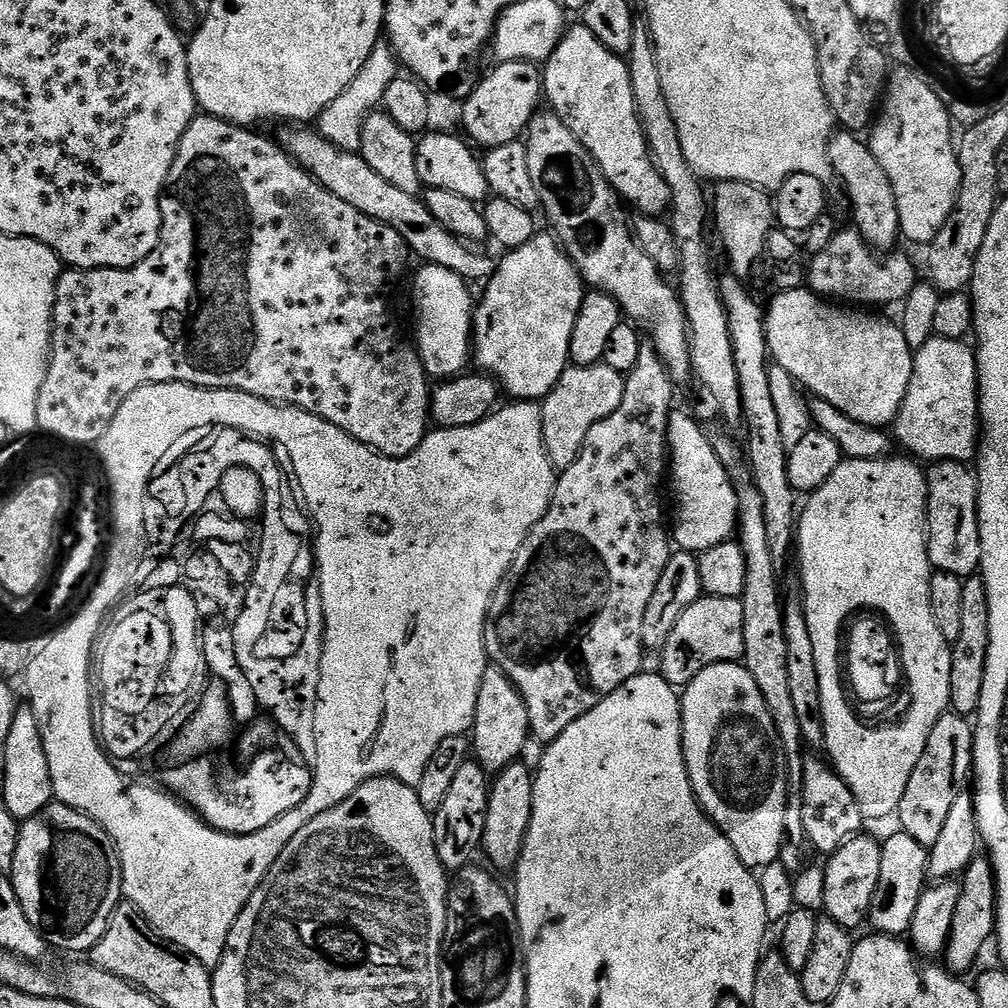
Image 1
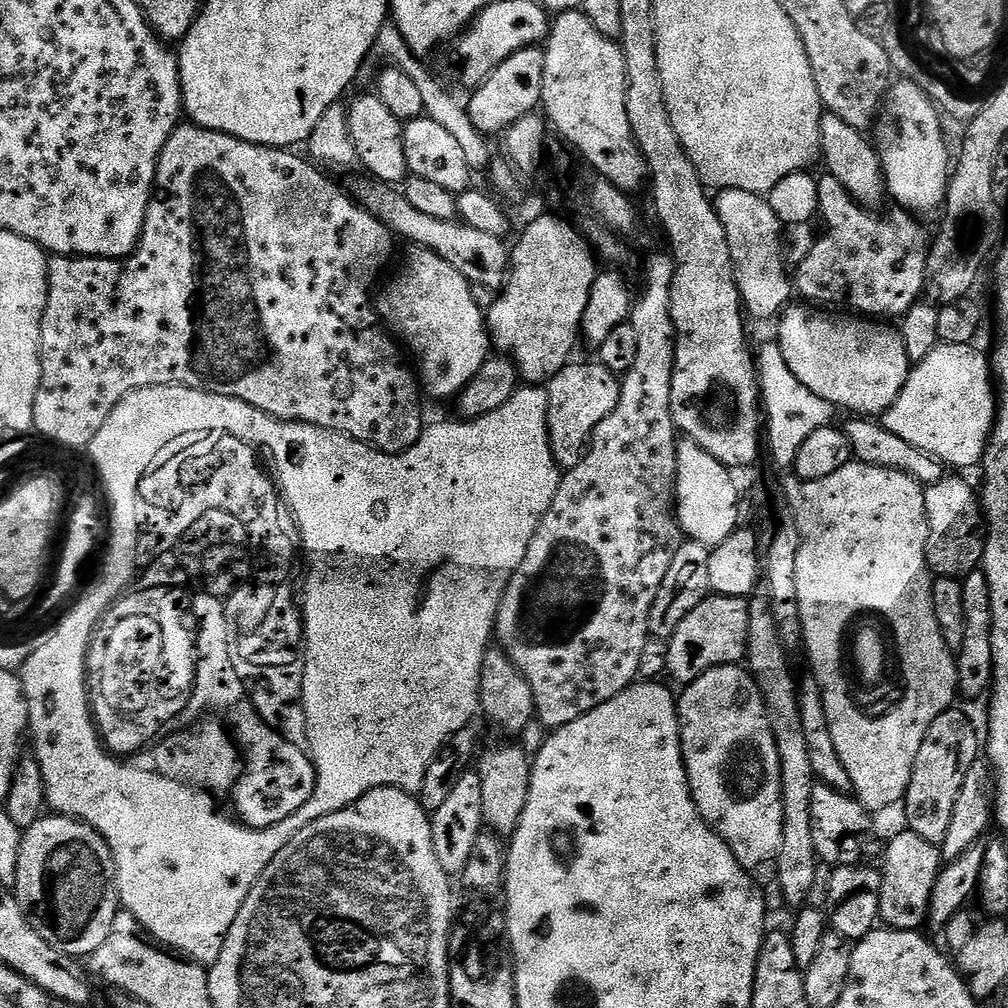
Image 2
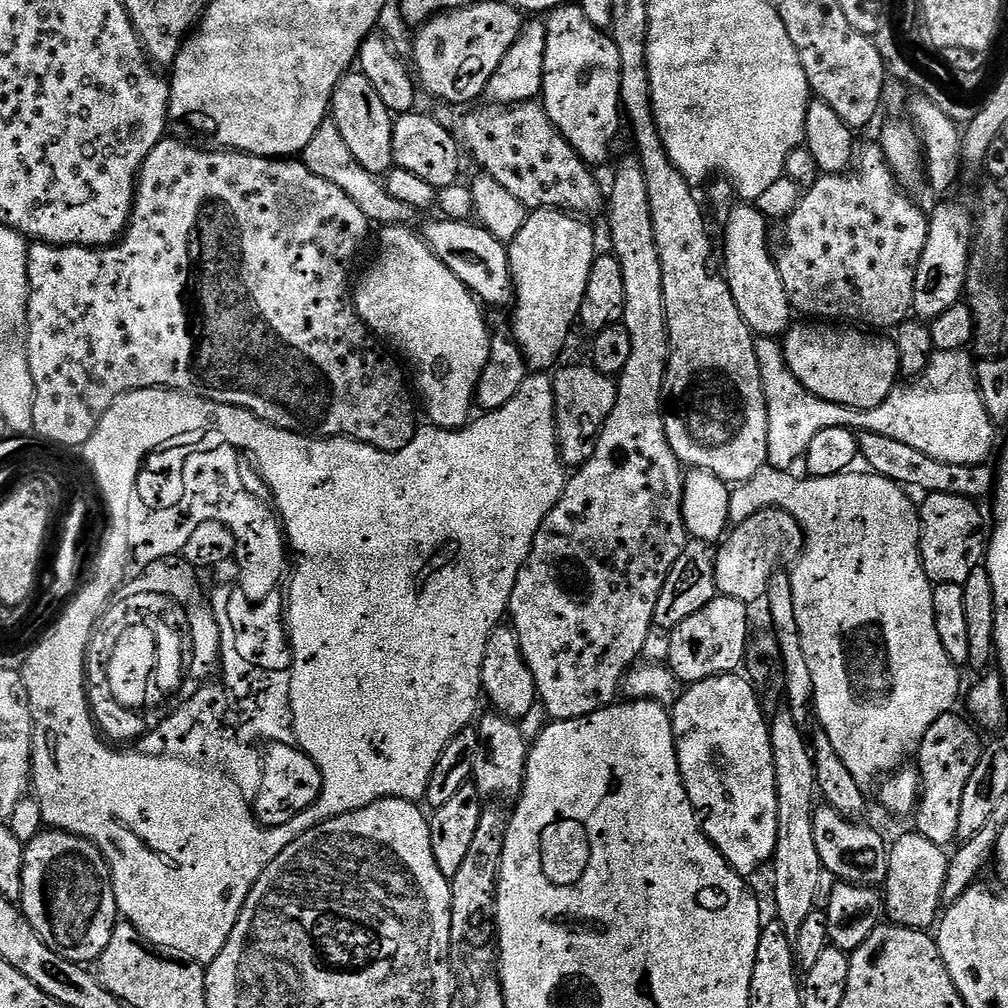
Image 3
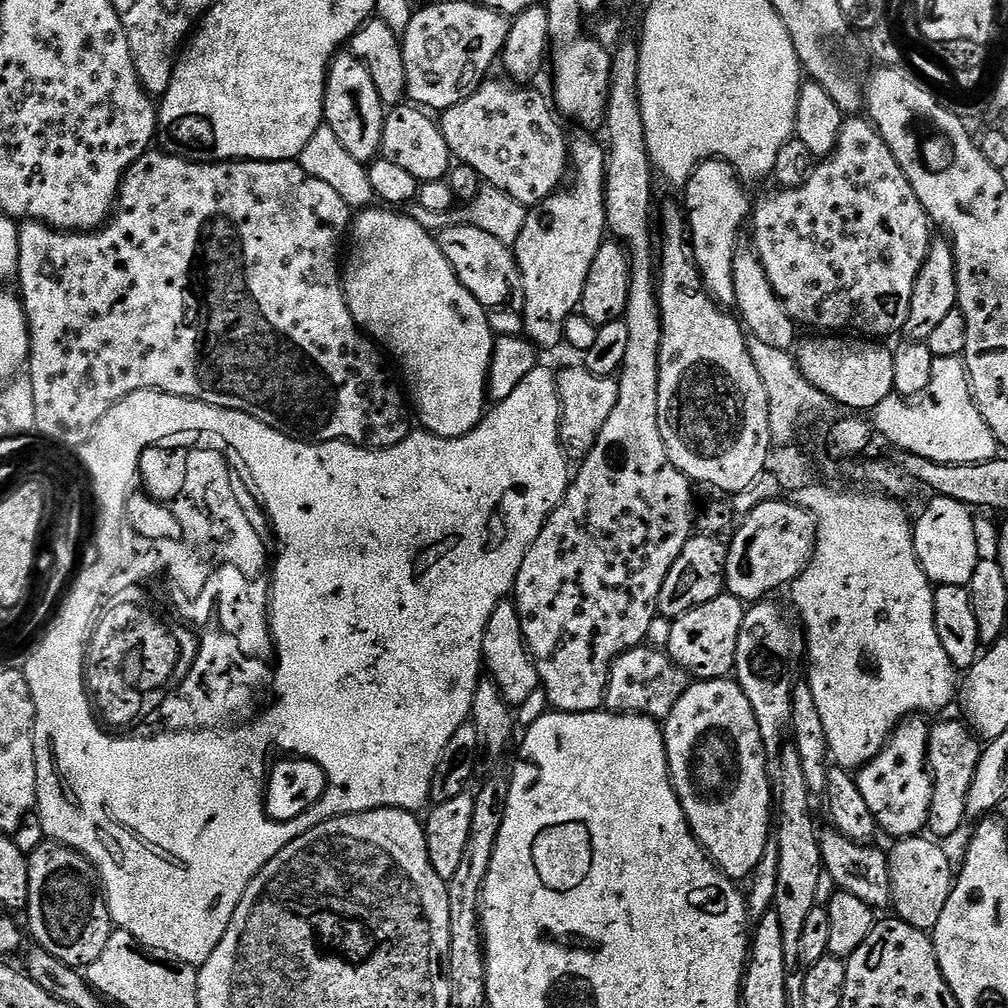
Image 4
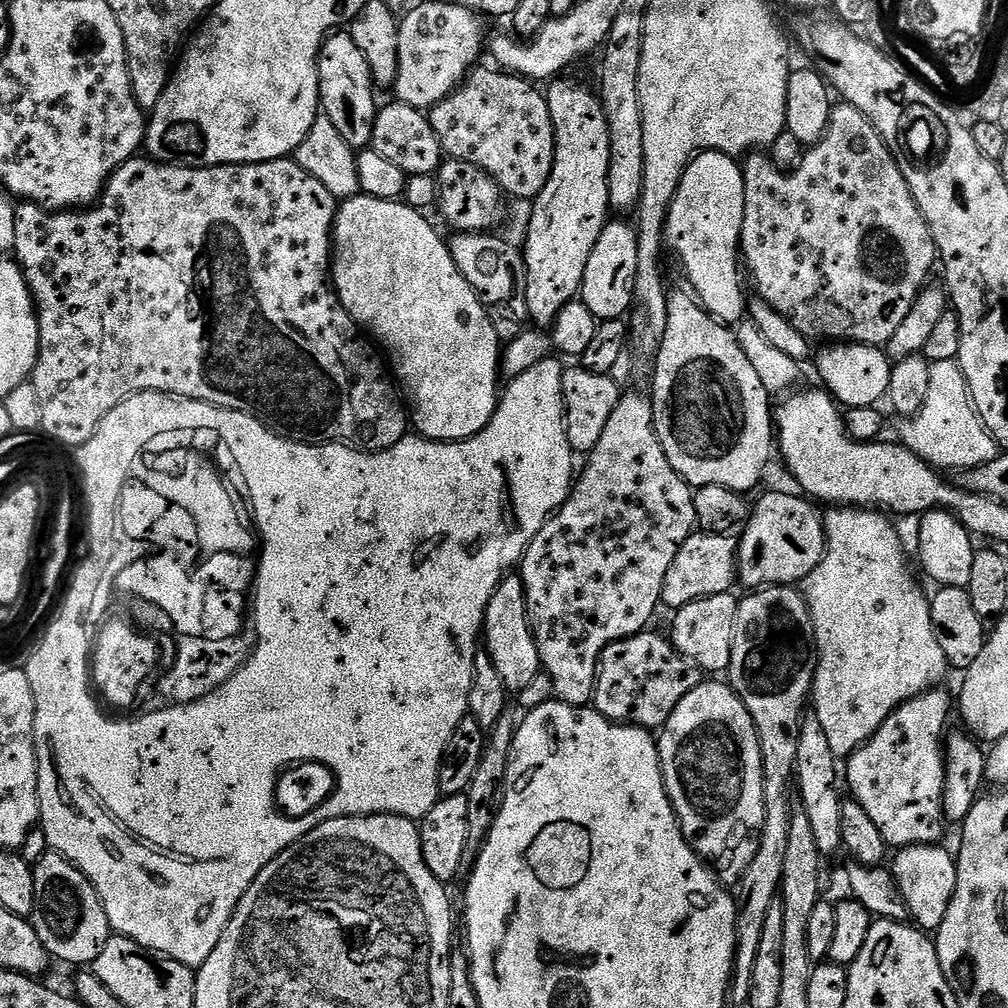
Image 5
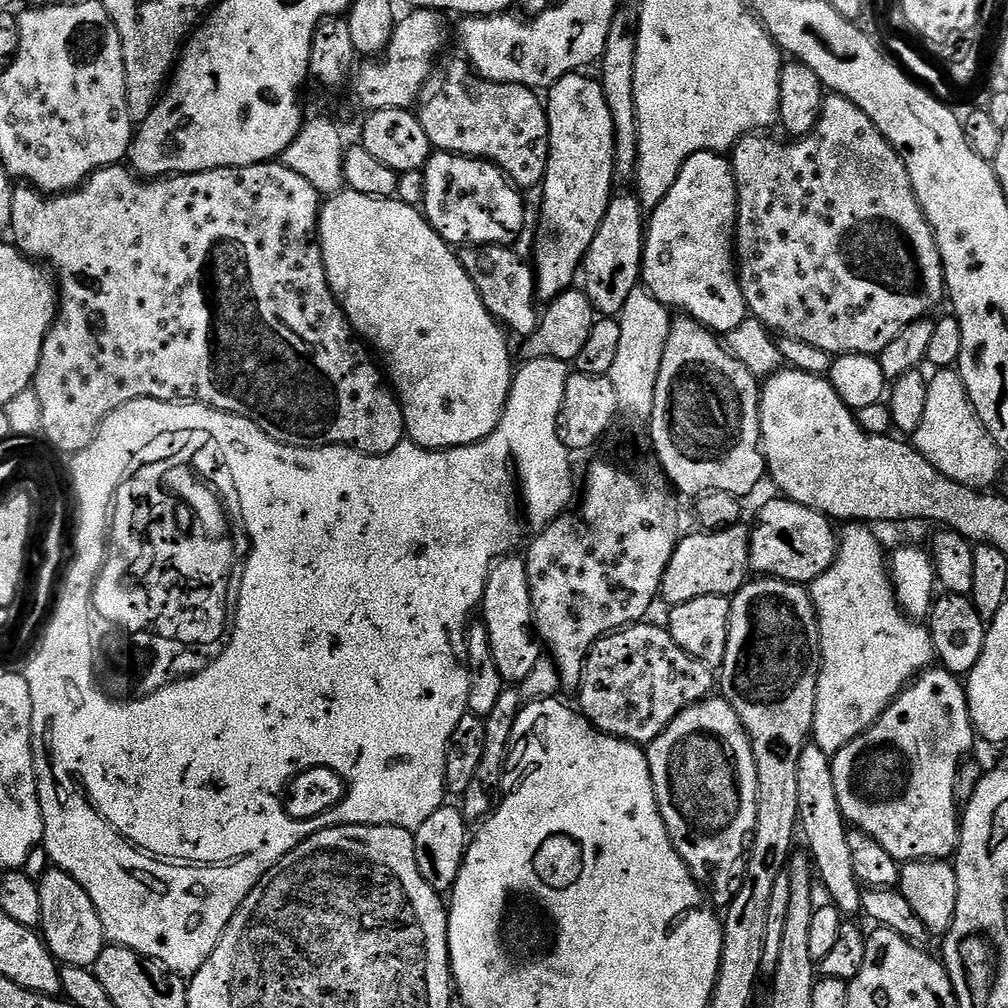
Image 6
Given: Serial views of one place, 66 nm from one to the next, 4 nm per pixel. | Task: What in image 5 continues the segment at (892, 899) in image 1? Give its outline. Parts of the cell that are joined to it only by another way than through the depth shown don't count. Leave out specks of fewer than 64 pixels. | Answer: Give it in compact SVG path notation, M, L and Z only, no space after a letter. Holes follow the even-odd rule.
M935 843L899 849L895 853L896 861L894 856L893 864L890 864L891 874L908 907L911 923L929 934L935 934L942 926L942 918L946 918L946 910L950 910L956 889L956 856L940 847Z

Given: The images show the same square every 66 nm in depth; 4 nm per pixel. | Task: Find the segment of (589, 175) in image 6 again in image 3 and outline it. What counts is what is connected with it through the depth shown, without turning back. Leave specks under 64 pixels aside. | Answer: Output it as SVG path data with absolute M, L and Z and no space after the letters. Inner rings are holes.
M537 208L507 245L516 304L510 335L523 350L529 369L555 369L556 359L563 354L568 335L580 319L586 282L590 282L598 255L596 232L584 220L559 208Z

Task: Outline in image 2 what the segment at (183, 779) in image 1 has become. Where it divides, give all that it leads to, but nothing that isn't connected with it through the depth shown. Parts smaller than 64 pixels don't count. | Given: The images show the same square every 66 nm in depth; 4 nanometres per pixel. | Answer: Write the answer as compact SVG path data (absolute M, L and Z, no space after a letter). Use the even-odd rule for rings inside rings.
M251 721L250 743L253 753L241 773L240 790L232 801L235 813L249 825L272 824L290 818L310 802L316 789L314 766L300 746L289 746L276 736L264 732L260 723Z

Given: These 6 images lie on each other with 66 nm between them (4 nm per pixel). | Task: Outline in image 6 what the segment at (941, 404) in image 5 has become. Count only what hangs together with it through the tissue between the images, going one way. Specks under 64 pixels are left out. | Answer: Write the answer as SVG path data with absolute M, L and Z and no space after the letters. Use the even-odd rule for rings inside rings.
M940 370L936 377L928 380L928 397L926 398L926 414L922 418L922 426L914 434L914 447L946 478L966 485L967 488L988 490L992 483L1000 476L1004 468L1005 453L1001 452L994 438L986 430L986 426L978 418L974 406L968 397L966 386L962 382L959 371Z

